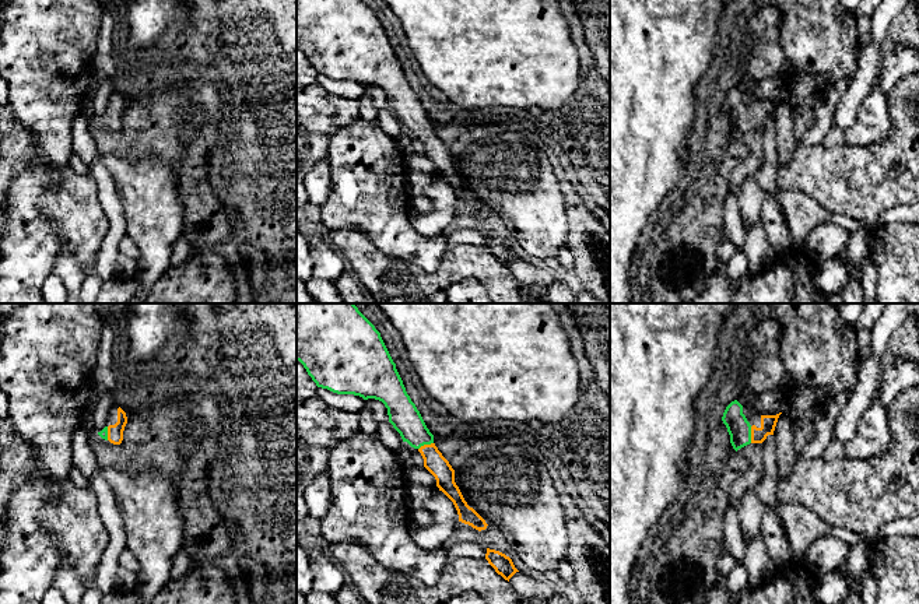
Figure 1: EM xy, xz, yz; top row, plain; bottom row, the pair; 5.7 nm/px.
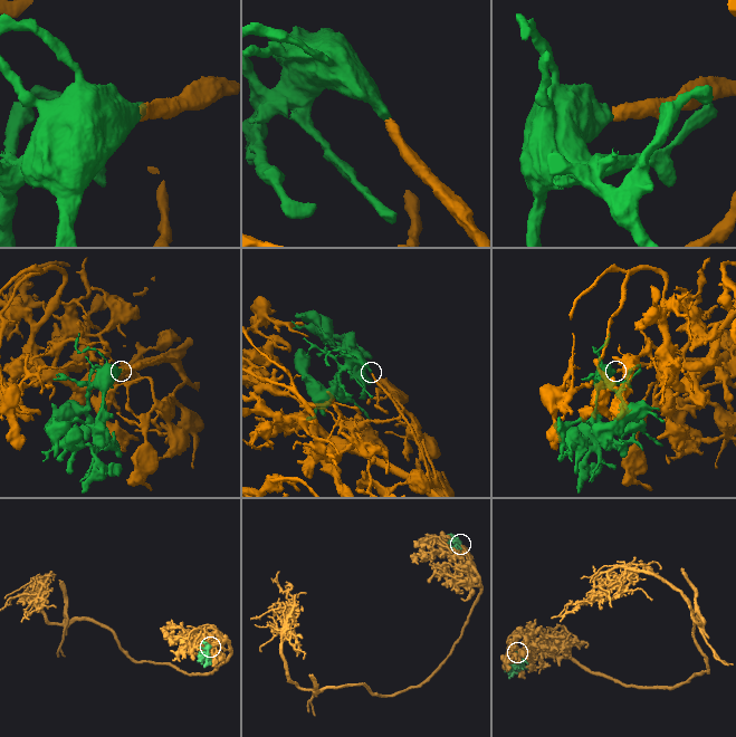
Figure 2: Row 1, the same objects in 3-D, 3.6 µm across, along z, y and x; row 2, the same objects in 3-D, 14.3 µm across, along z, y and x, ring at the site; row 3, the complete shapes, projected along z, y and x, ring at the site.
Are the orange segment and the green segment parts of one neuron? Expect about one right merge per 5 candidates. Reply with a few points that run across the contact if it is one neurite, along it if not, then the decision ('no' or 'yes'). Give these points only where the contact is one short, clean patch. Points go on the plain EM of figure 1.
yz (768, 109), (751, 122), (744, 120), (739, 115) | yes

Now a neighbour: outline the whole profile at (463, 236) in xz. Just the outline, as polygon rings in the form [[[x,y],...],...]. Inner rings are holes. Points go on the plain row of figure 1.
[[[459,229],[446,236],[446,249],[455,246],[485,246],[487,235],[477,229]]]

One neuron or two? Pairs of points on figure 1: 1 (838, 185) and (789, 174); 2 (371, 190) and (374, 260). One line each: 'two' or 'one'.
1: one
2: two

